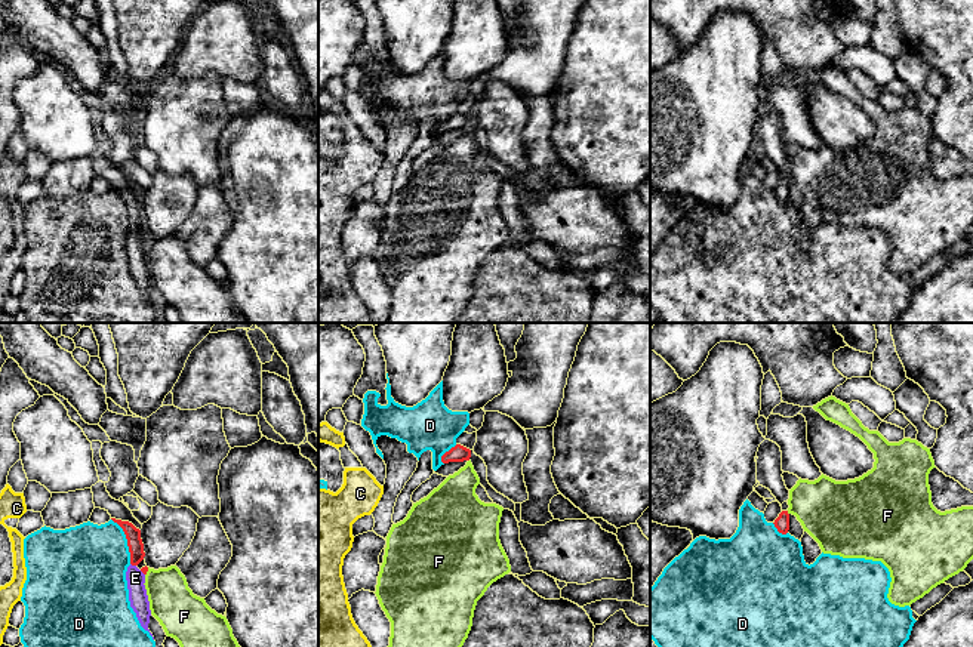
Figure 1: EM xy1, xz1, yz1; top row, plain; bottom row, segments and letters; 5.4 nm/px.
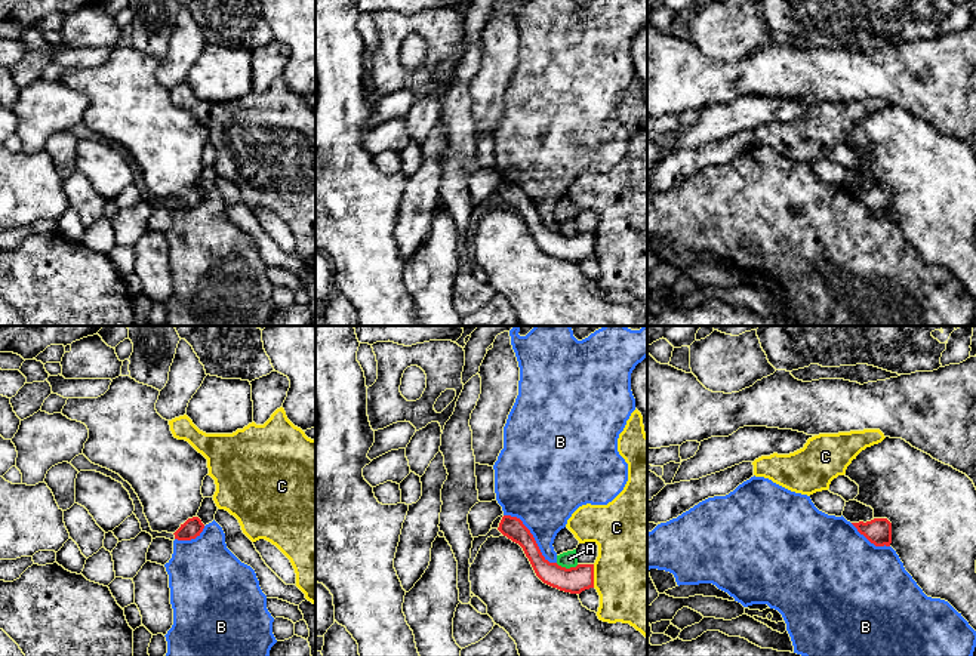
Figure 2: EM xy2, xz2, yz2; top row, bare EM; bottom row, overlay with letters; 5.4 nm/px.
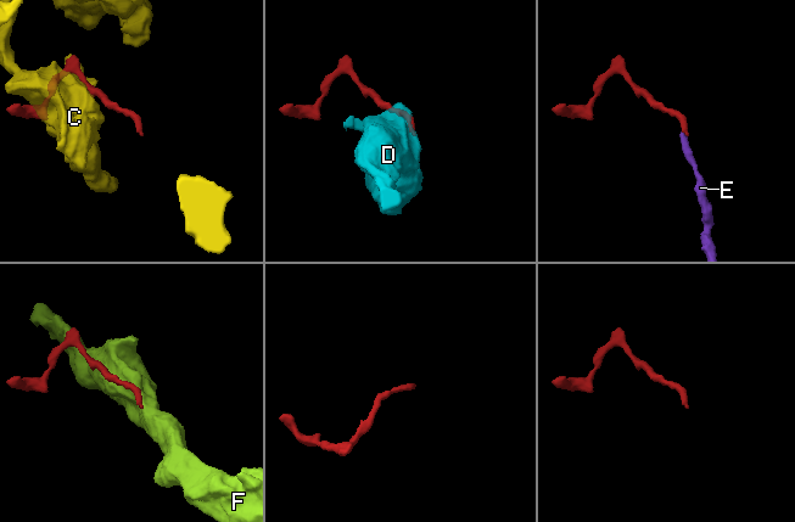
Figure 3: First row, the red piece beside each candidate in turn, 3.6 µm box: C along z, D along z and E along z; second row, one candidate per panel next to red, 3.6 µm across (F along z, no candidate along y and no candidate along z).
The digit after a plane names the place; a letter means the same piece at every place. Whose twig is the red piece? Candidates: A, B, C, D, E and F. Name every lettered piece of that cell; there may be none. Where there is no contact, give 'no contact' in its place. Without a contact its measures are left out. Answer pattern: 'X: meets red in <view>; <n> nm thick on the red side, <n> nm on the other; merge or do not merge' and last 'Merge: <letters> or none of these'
A: meets red in xz2; 140 nm thick on the red side, 90 nm on the other; do not merge
B: meets red in xz2; 120 nm thick on the red side, 380 nm on the other; do not merge
C: meets red in xz2; 140 nm thick on the red side, 480 nm on the other; do not merge
D: meets red in xy1; 80 nm thick on the red side, 420 nm on the other; do not merge
E: meets red in xy1; 80 nm thick on the red side, 100 nm on the other; merge
F: meets red in yz1; 80 nm thick on the red side, 360 nm on the other; do not merge
Merge: E

